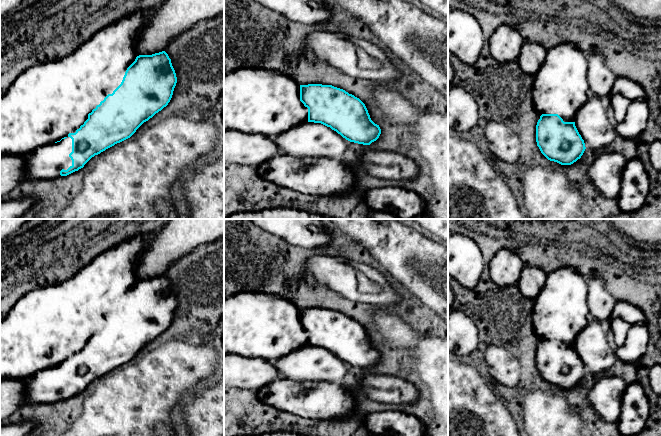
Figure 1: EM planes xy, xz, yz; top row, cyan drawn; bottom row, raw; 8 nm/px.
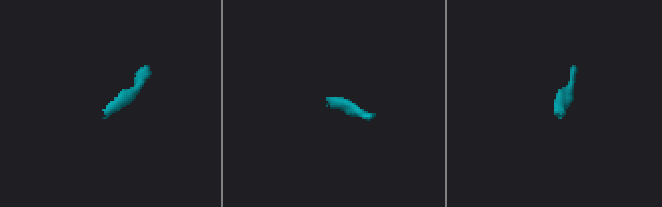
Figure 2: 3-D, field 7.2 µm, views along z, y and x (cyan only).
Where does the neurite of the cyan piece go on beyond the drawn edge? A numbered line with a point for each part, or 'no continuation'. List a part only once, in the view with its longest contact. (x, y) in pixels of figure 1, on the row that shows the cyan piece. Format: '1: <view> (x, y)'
1: xy (46, 163)

